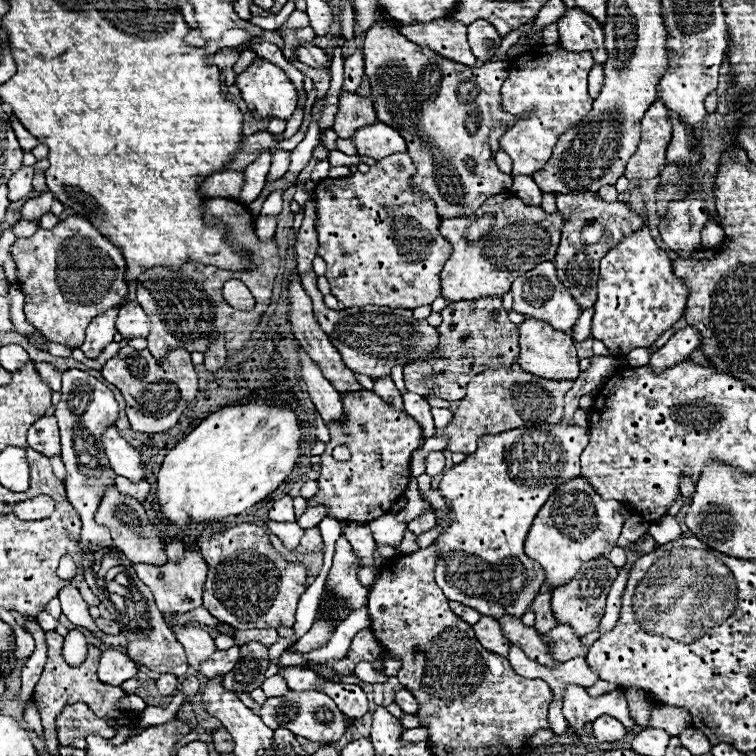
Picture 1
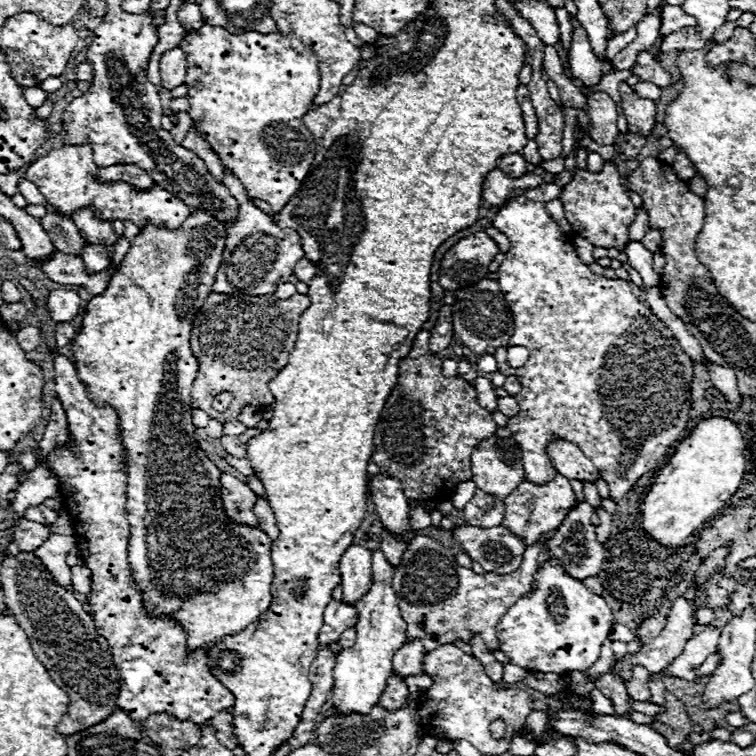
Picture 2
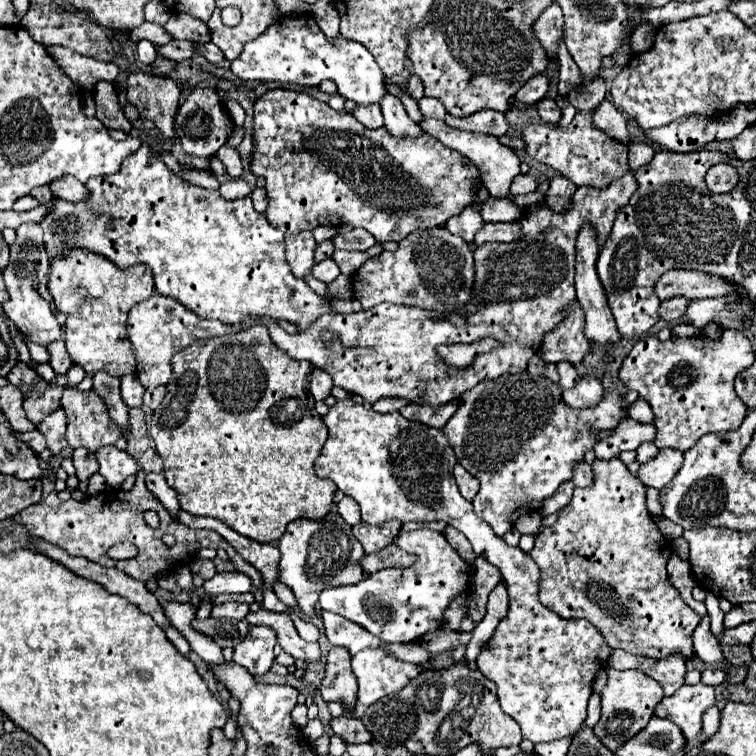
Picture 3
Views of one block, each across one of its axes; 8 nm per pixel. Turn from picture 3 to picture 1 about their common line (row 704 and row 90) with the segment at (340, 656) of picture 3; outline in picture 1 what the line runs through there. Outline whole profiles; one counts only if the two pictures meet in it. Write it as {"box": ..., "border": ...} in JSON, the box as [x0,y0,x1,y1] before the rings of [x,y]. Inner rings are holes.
{"box":[344,50,364,92],"border":[[[356,50],[352,56],[344,60],[344,90],[356,92],[356,88],[360,88],[362,76],[364,76],[364,56],[362,50]]]}

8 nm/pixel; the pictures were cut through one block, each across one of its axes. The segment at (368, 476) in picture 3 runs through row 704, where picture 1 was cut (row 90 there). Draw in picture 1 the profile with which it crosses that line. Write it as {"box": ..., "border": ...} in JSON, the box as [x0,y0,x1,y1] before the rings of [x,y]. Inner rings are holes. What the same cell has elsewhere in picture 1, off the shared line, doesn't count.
{"box":[502,44,594,176],"border":[[[560,44],[552,46],[532,46],[526,54],[520,58],[514,58],[510,62],[510,76],[502,84],[502,108],[516,116],[516,124],[502,136],[502,150],[512,158],[512,176],[532,176],[536,170],[542,170],[542,166],[548,162],[558,136],[568,130],[568,126],[576,126],[588,110],[592,110],[592,98],[588,96],[588,72],[594,66],[592,54],[588,52],[566,52]]]}

